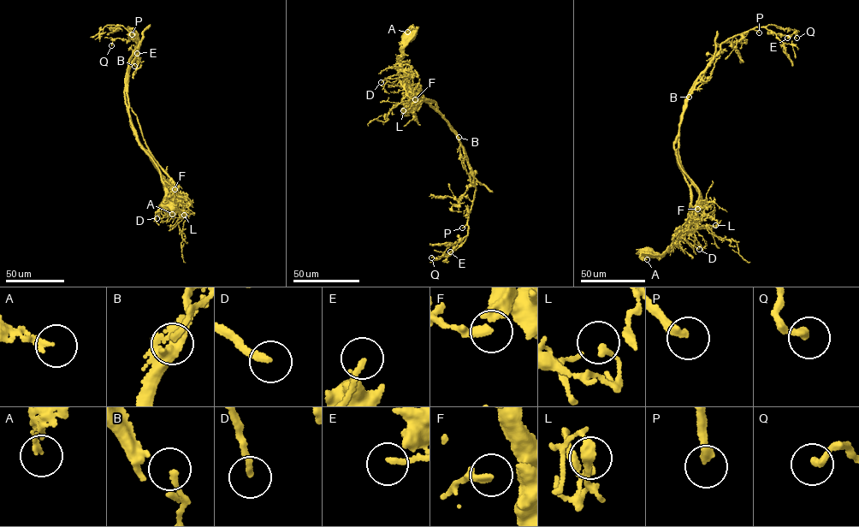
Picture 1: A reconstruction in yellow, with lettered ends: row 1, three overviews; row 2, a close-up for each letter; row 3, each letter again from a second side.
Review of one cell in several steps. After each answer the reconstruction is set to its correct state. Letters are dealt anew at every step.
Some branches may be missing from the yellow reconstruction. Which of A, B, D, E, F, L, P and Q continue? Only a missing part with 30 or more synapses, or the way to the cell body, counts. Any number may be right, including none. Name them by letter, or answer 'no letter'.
P

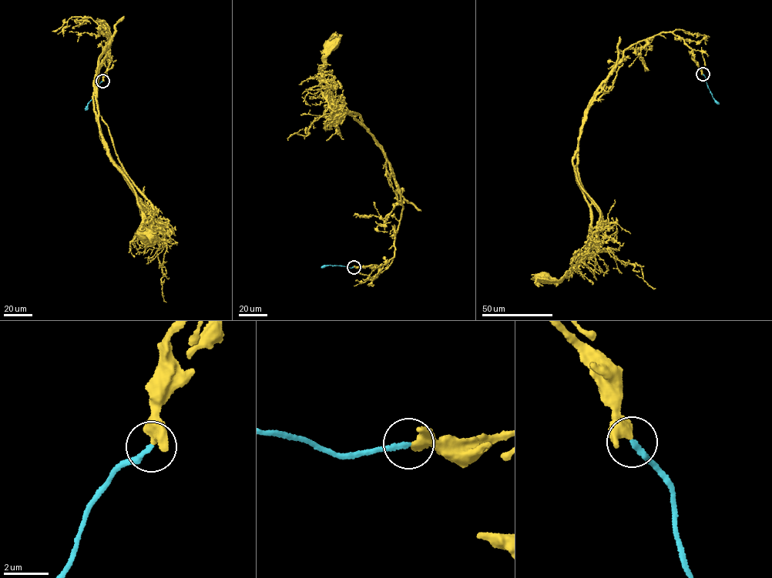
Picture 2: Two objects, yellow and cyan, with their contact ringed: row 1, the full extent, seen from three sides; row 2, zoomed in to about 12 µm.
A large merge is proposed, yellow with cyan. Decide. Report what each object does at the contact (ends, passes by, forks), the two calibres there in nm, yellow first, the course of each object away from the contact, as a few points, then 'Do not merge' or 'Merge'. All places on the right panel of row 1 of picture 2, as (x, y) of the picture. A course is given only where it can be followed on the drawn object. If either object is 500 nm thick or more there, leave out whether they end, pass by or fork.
At the ring yellow passes by. At the ring cyan ends. Thickness 360 nm (yellow) against 220 nm. Course of yellow: (703, 74), (693, 49), (669, 32), (624, 50), (579, 135), (587, 251), (560, 280), (541, 276). Course of cyan: (703, 74), (713, 98), (719, 104). Merge

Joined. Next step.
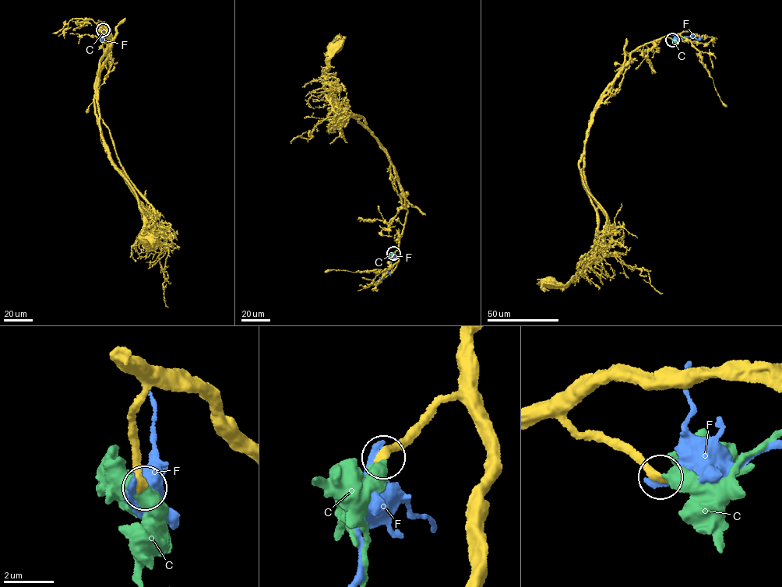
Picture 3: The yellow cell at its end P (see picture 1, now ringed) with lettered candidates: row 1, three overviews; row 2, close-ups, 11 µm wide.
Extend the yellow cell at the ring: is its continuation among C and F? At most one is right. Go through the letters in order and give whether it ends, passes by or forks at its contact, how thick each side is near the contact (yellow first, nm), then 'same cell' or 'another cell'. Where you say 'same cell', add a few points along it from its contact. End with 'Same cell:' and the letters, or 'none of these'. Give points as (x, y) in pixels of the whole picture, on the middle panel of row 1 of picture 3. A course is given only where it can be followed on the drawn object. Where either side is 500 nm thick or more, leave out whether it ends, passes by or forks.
C: it passes by; 320 nm thick on the yellow side, 480 nm on the other; same cell; it runs (393, 254), (388, 268)
F: it ends there; 340 nm thick on the yellow side, 340 nm on the other; another cell
Same cell: C

